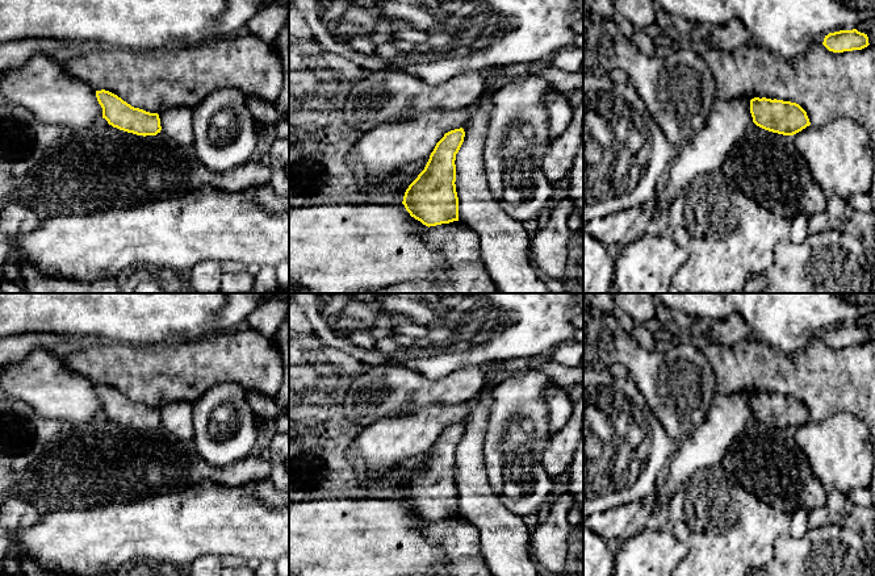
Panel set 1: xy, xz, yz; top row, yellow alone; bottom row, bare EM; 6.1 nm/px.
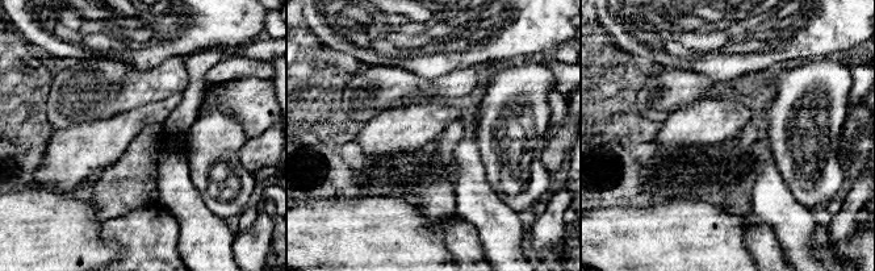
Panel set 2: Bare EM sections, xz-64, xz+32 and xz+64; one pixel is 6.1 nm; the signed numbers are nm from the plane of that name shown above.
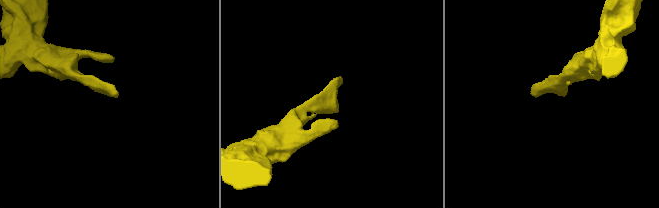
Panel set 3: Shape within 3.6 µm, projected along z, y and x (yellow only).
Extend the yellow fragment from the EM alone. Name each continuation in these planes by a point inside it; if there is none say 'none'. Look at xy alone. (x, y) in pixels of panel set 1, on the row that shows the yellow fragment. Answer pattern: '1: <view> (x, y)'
none

